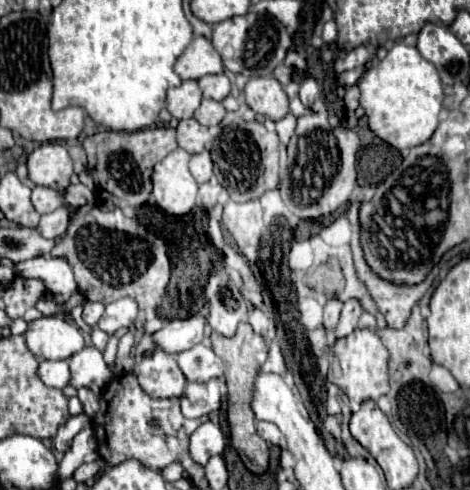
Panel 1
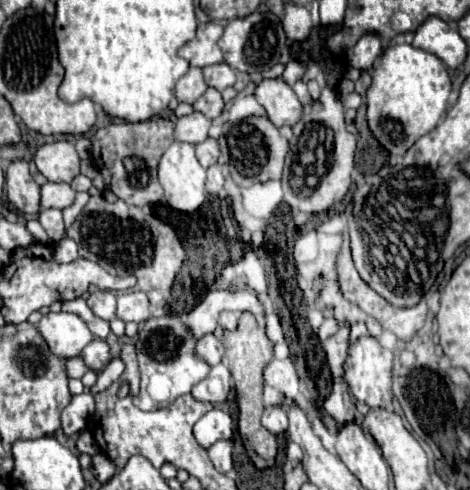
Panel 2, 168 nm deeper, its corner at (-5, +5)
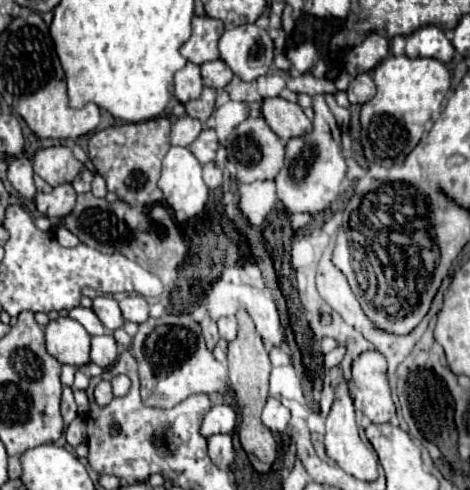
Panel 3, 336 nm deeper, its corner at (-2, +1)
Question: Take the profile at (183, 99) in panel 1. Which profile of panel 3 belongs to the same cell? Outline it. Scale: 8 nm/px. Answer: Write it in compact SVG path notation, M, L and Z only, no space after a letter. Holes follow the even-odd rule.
M187 62L187 66L175 74L175 98L181 104L185 104L201 96L201 92L203 92L203 84L201 84L199 66Z

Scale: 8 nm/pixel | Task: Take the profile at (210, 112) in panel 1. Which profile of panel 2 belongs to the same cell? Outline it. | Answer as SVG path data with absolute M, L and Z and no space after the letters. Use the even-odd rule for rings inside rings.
M208 88L208 90L194 102L194 110L196 110L196 112L202 112L202 114L208 116L208 118L220 116L222 108L224 108L224 100L222 100L222 96L220 96L220 92L218 92L216 88Z

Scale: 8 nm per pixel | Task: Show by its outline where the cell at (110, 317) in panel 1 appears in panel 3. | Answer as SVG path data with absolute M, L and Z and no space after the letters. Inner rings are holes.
M127 296L119 302L123 318L135 324L141 324L149 318L149 304L143 296Z

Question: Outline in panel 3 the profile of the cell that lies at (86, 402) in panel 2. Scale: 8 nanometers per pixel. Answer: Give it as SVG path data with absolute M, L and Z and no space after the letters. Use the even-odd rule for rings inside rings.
M63 388L63 398L61 398L61 414L65 420L65 426L71 424L73 418L77 418L77 404L73 400L71 388Z

